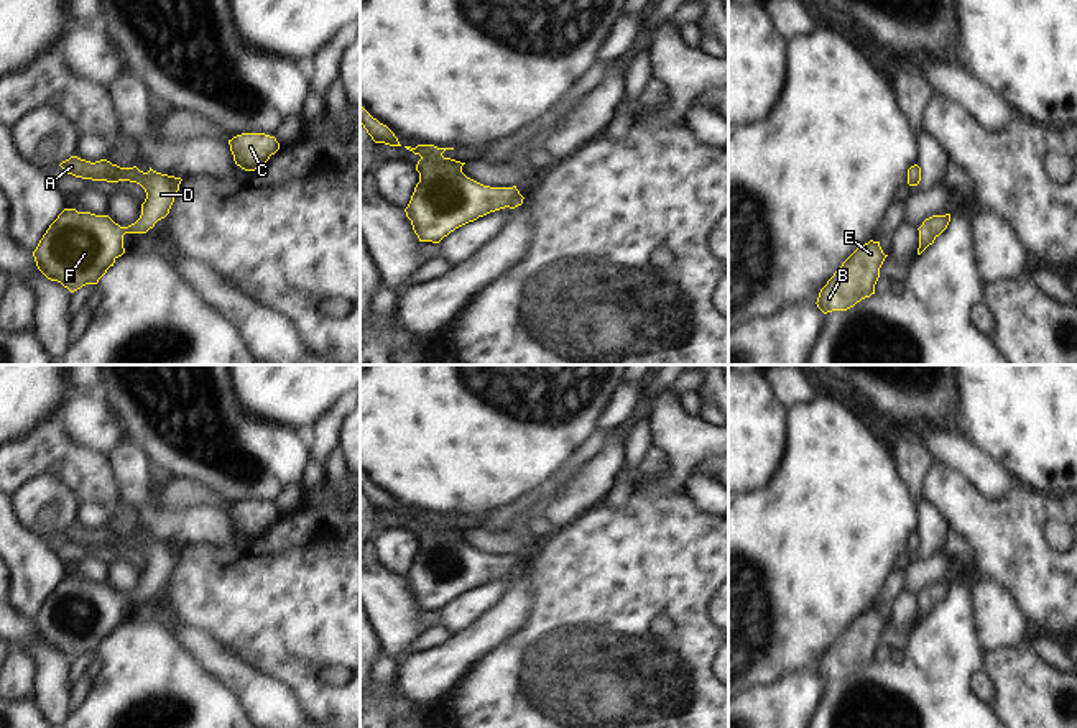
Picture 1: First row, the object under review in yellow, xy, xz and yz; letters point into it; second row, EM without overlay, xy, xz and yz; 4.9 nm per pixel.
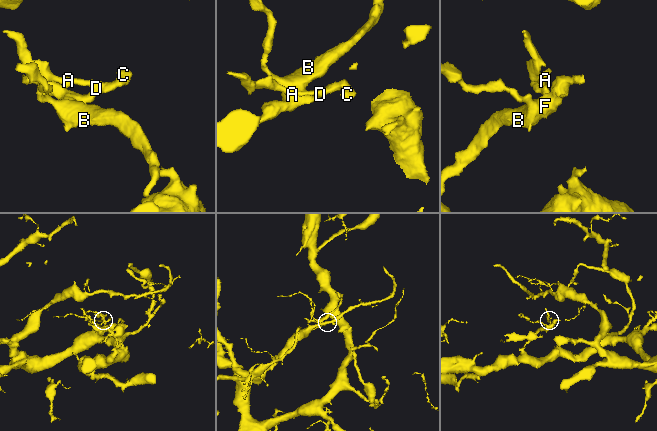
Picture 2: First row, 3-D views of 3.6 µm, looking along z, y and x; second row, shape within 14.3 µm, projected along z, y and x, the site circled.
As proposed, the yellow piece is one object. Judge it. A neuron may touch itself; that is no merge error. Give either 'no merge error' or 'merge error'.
no merge error

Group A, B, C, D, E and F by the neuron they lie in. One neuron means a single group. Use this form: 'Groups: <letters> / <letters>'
Groups: A B C D E F

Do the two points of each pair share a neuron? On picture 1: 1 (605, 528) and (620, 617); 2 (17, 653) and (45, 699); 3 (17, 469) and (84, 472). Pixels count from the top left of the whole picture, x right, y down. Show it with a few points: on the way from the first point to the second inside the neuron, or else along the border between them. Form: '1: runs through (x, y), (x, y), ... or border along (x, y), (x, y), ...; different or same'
1: runs through (605, 549), (605, 559), (620, 574), (620, 595); same
2: border along (18, 645), (35, 666), (32, 697); different
3: runs through (33, 464), (68, 464); same

